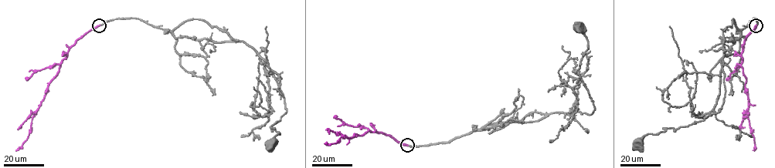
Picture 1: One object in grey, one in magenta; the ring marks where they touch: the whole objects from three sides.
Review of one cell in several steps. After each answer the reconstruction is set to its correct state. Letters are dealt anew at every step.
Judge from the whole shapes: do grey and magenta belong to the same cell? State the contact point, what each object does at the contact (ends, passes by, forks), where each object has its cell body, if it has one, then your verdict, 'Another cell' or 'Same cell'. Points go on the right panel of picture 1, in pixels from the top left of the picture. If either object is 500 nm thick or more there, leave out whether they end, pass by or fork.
Place: (756, 25). At the ring grey ends. At the ring magenta ends. Soma of grey: (637, 144). Soma of magenta: none. Same cell

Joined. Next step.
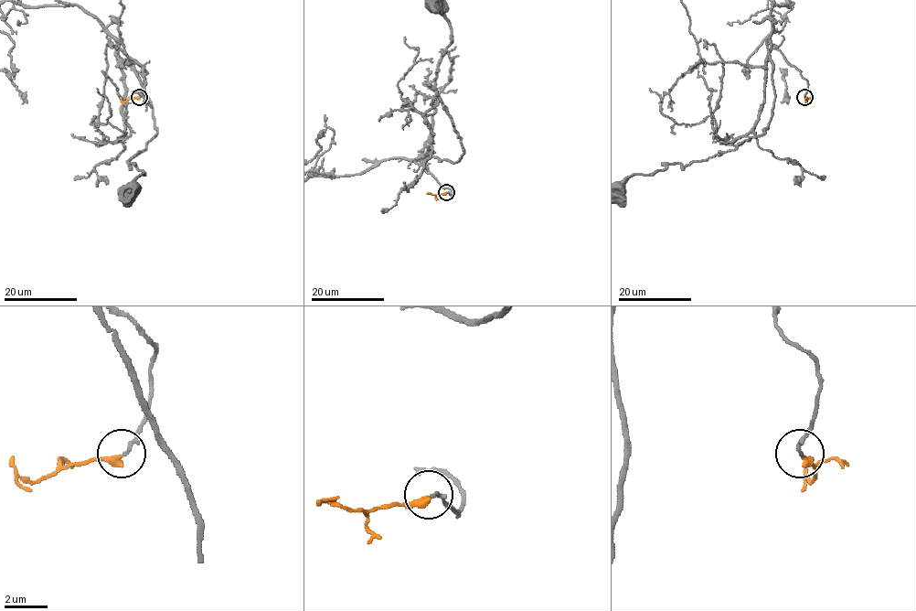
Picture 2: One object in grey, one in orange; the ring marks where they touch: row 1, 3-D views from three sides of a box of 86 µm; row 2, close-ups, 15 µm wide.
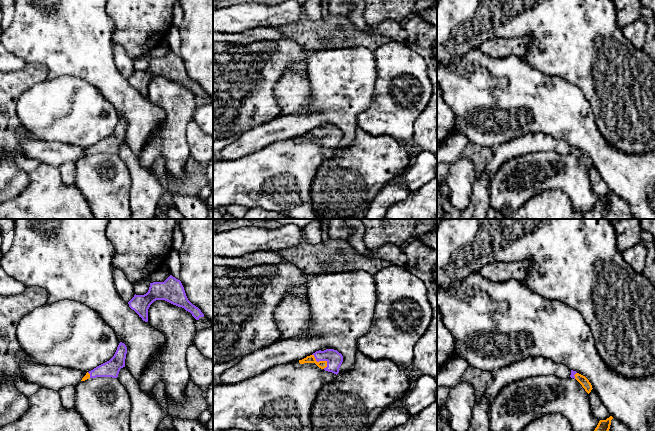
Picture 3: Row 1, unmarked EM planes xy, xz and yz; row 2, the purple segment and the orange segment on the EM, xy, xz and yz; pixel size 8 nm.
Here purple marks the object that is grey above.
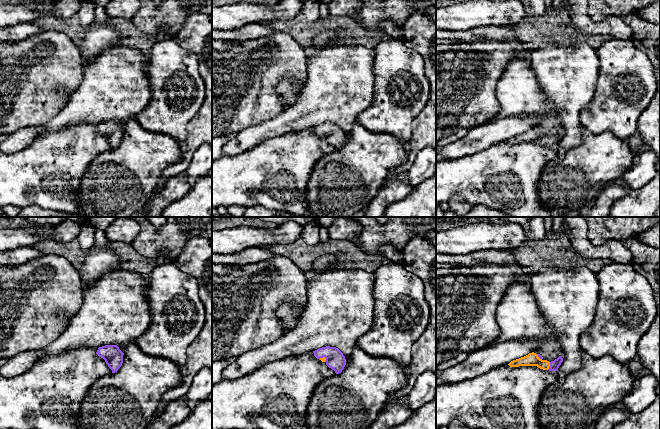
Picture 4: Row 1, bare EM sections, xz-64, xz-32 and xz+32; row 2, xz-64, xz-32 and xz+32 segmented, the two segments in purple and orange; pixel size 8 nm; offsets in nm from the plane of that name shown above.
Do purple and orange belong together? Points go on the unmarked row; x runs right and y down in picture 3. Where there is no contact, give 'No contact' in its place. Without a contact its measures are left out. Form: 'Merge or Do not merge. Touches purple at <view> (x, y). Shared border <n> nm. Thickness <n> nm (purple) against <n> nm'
Merge. Touches purple at xz (320, 136). Shared border 160 nm. Thickness 130 nm (purple) against 60 nm

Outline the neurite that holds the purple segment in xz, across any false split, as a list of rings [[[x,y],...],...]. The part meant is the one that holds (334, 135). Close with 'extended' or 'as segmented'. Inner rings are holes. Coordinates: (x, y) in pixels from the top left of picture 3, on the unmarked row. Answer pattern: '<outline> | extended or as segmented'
[[[326,125],[324,127],[316,127],[310,132],[299,136],[300,140],[315,139],[319,144],[334,150],[339,149],[339,144],[343,138],[343,132],[337,126]]] | extended

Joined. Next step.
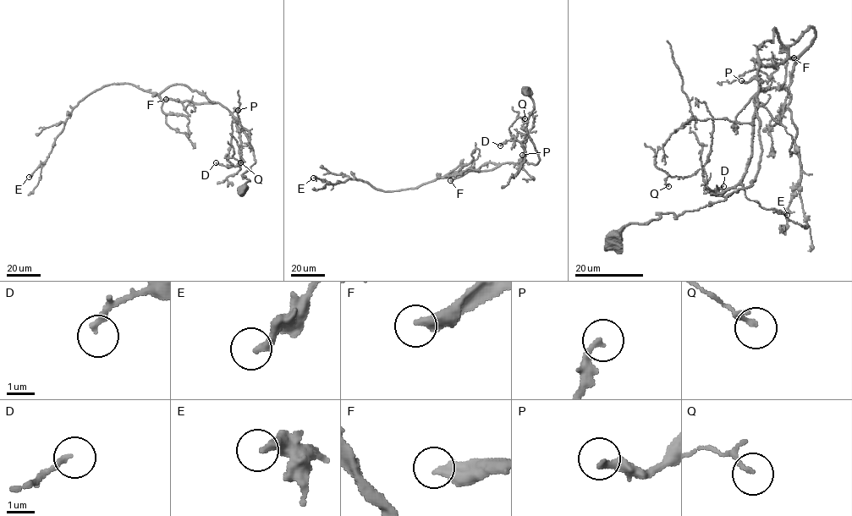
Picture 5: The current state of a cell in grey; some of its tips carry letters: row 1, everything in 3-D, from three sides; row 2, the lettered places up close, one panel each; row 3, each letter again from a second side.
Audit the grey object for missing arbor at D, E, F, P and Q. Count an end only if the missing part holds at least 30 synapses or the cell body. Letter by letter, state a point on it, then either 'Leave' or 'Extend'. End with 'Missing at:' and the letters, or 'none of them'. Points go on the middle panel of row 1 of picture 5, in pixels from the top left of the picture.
D: Place: (500, 145). Leave
E: Place: (313, 178). Leave
F: Place: (450, 180). Extend
P: Place: (522, 155). Leave
Q: Place: (524, 118). Leave
Missing at: F

